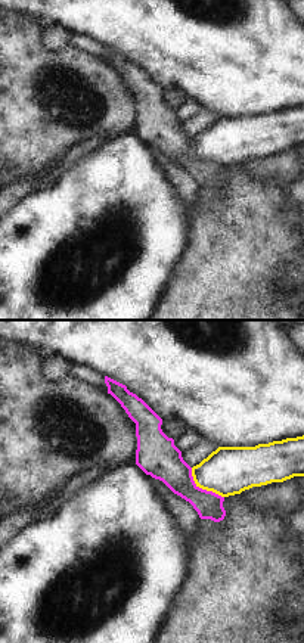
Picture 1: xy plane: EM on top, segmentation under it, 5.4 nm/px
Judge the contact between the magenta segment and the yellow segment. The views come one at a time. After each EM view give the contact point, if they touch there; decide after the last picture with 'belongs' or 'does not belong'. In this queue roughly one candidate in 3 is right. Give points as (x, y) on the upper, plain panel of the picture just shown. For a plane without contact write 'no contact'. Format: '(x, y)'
(201, 158)

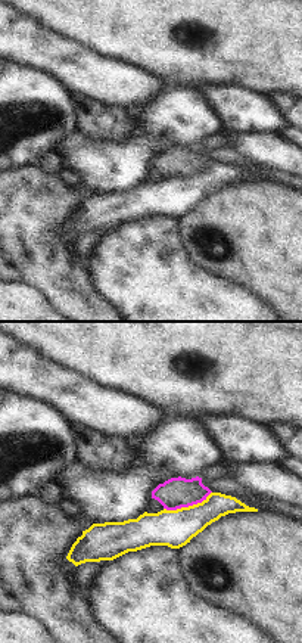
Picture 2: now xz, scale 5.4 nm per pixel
(187, 176)

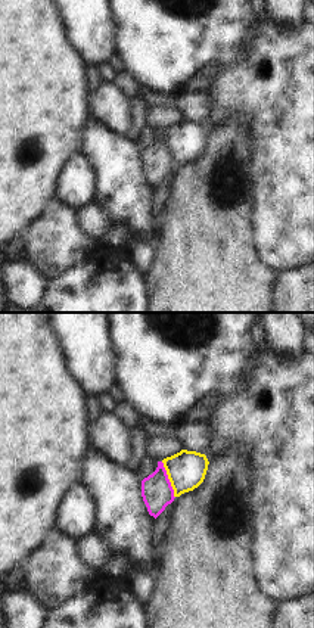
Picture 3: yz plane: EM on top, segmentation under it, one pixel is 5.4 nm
(168, 149)

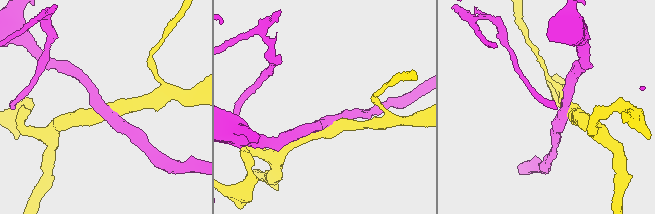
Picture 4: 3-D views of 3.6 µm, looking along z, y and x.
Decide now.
does not belong

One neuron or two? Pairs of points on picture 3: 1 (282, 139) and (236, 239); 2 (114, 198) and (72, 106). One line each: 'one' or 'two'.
1: two
2: two

